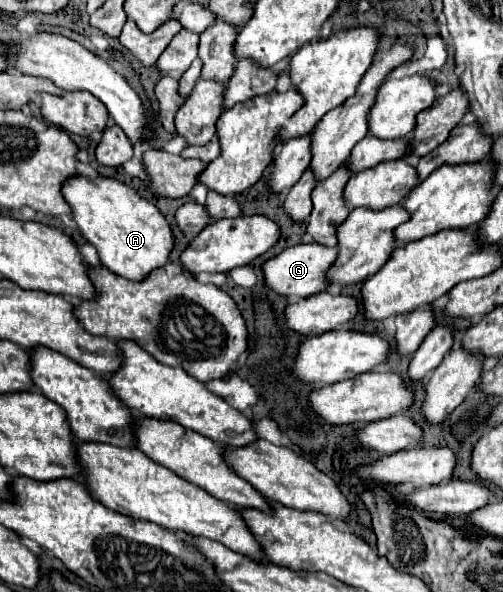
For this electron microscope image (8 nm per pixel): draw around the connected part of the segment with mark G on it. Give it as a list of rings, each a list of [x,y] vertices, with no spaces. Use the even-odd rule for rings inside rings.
[[[298,244],[292,248],[286,248],[282,254],[278,254],[276,258],[270,258],[264,264],[264,276],[266,276],[266,284],[282,294],[282,296],[290,296],[290,298],[310,298],[318,292],[324,292],[330,282],[326,278],[326,272],[330,270],[330,266],[334,264],[334,260],[338,258],[338,248],[328,248],[322,244]]]

